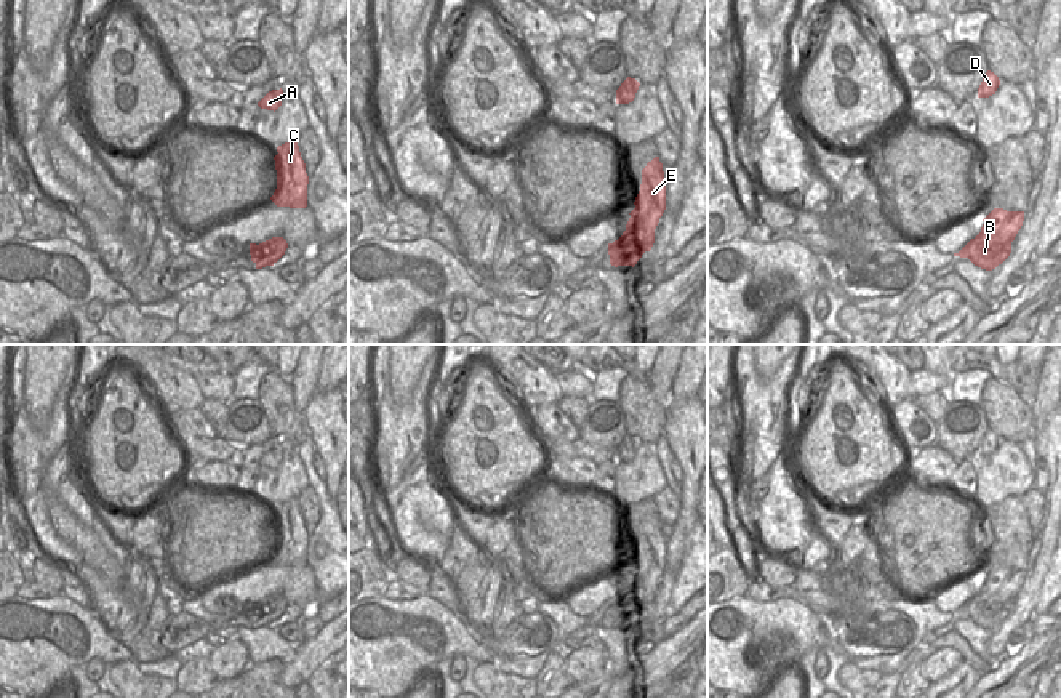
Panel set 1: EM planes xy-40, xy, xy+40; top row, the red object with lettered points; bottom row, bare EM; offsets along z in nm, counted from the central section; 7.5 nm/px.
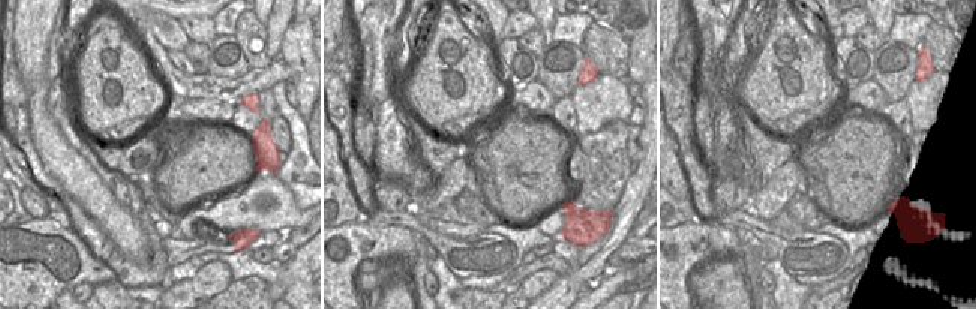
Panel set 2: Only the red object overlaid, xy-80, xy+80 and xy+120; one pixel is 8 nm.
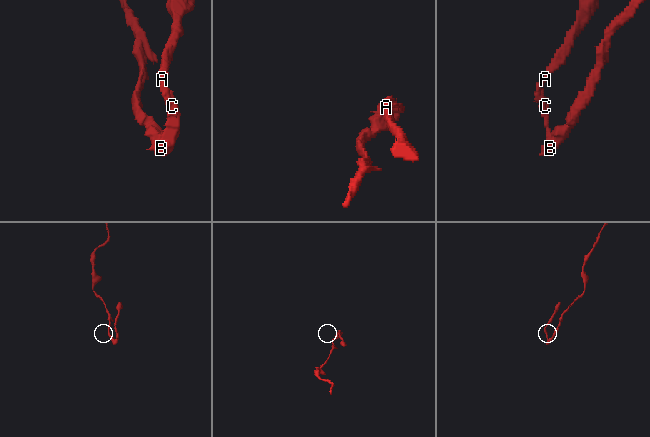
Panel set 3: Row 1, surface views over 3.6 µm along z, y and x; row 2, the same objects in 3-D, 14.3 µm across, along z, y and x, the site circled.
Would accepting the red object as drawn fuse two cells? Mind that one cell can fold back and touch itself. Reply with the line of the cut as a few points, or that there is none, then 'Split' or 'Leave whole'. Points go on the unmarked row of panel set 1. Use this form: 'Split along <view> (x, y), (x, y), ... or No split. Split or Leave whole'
Split along xy (620, 596), (624, 599), (621, 612), (639, 617). Split.

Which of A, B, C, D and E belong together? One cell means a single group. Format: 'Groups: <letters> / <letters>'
Groups: A C D E / B.

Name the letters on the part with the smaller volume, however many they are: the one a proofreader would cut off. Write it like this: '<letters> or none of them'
A, C, D, E

